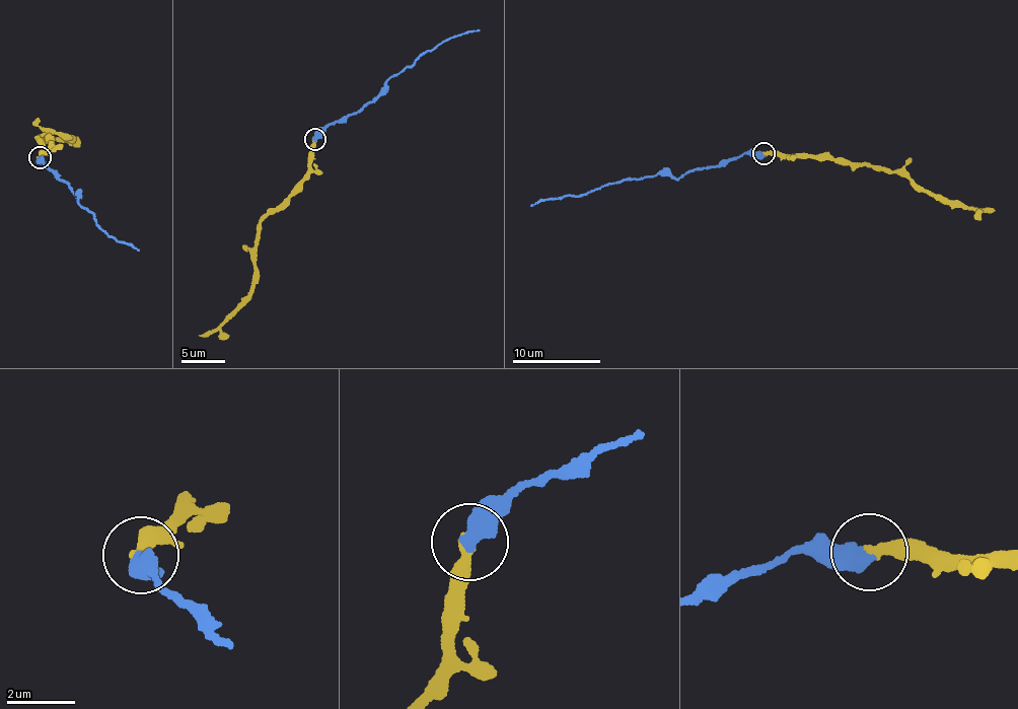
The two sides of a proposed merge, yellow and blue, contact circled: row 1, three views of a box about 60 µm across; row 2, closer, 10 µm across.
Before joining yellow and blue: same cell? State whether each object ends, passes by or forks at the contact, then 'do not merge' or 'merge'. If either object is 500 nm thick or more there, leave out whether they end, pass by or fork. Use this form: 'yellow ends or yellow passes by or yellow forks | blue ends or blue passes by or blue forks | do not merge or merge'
do not merge

